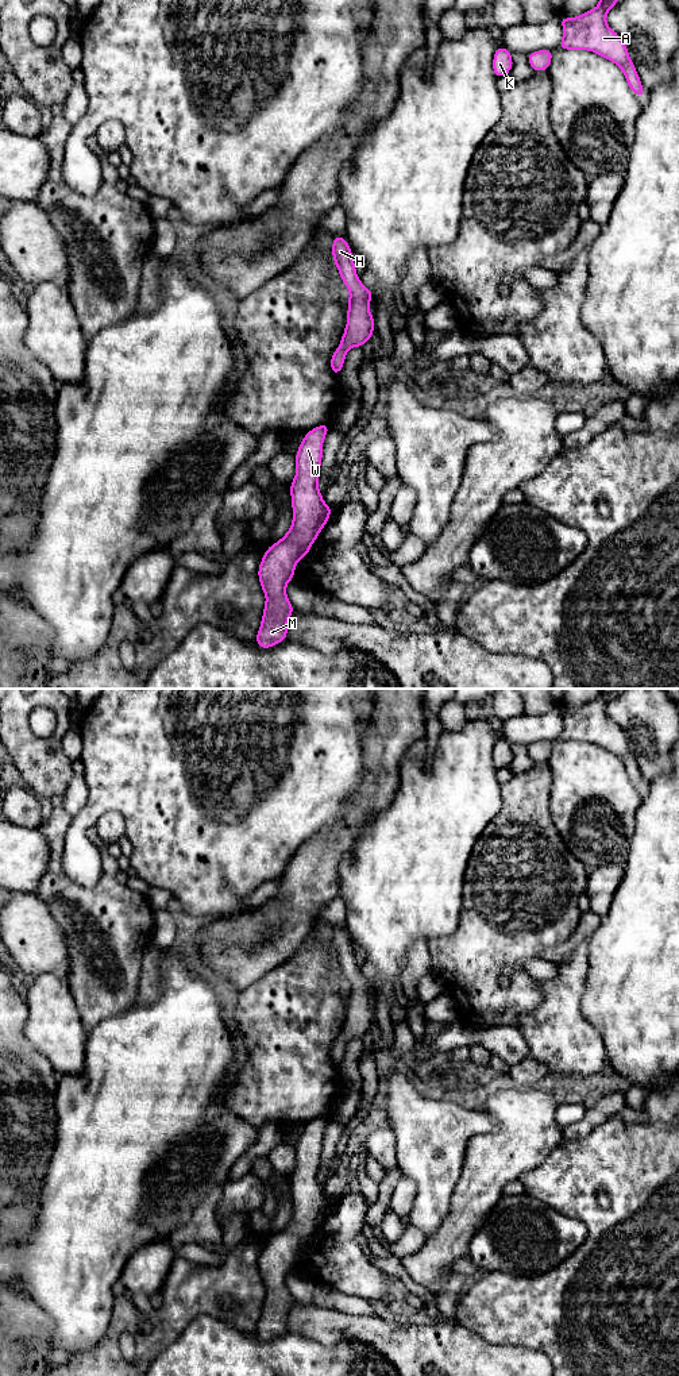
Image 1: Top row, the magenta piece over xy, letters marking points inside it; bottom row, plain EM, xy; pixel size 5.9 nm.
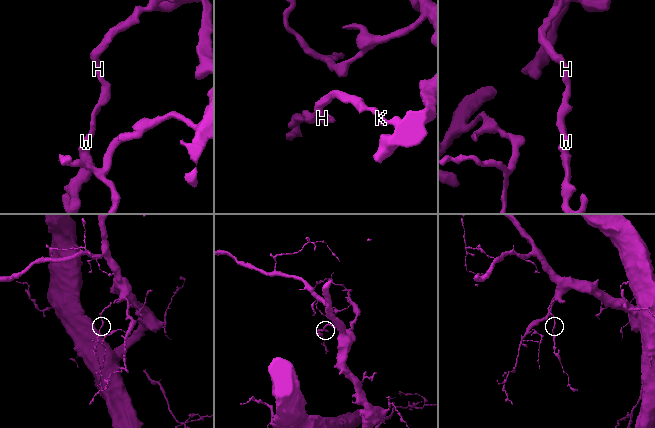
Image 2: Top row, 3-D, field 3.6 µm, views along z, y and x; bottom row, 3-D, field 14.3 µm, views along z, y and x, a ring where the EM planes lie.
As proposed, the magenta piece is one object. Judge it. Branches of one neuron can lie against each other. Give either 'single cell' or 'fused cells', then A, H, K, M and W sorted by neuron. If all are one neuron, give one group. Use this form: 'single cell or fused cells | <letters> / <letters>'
single cell | A H K M W

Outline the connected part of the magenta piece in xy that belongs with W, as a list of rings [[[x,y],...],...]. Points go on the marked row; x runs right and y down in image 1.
[[[321,424],[308,431],[296,452],[296,475],[290,483],[293,520],[281,540],[266,548],[258,567],[258,578],[265,593],[256,644],[267,650],[286,640],[288,623],[294,612],[286,596],[286,585],[296,577],[296,564],[304,559],[329,520],[328,506],[319,490],[323,443],[329,431]]]

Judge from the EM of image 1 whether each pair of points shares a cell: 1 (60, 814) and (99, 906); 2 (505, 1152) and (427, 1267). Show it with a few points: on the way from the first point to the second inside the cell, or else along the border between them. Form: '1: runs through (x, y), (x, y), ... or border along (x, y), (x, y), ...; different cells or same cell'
1: runs through (56, 840), (56, 875), (73, 893); same cell
2: runs through (482, 1180), (452, 1238); same cell

